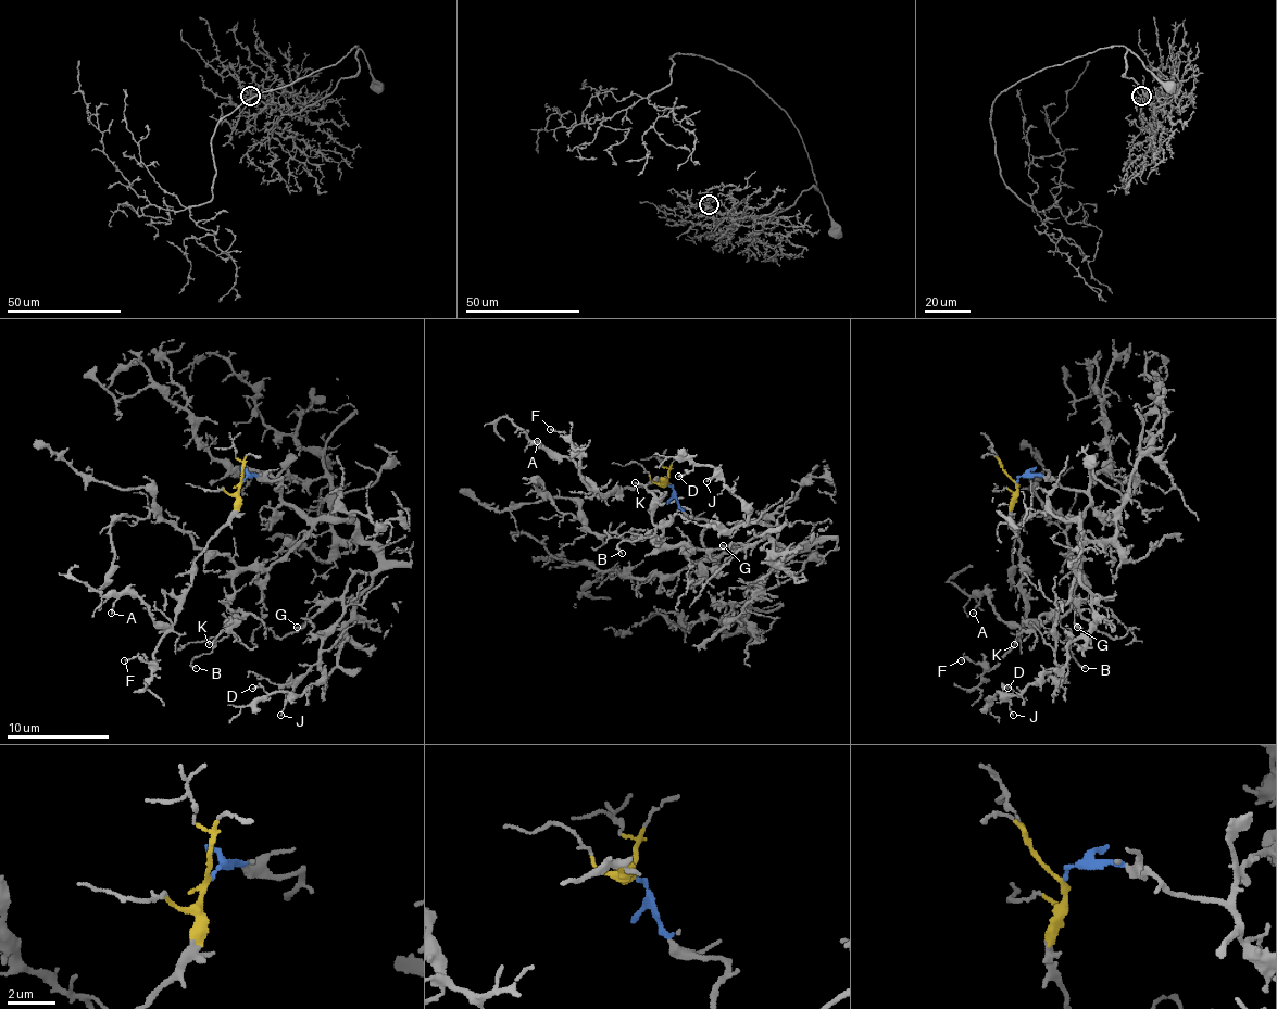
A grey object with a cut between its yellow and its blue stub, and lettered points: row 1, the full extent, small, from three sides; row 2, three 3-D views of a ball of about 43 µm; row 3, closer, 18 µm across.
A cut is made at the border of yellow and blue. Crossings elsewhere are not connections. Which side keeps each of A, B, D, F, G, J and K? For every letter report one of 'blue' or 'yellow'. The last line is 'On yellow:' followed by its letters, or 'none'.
A: yellow
B: blue
D: blue
F: yellow
G: blue
J: blue
K: blue
On yellow: A, F

